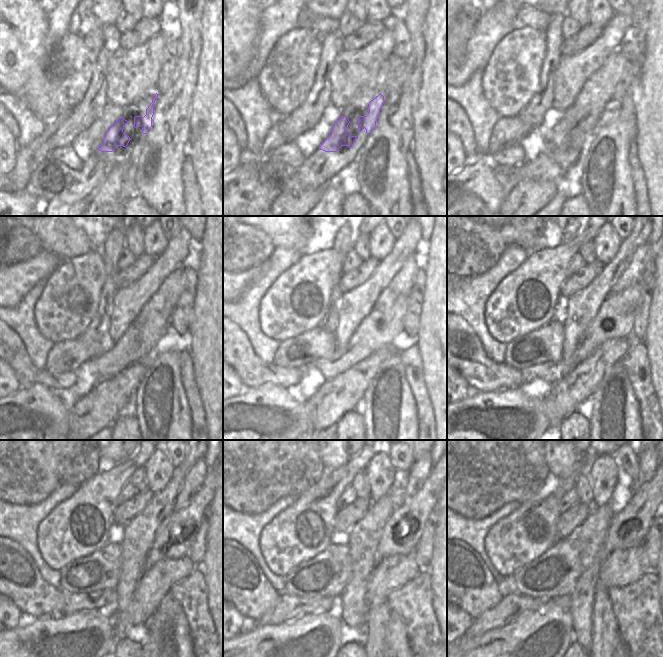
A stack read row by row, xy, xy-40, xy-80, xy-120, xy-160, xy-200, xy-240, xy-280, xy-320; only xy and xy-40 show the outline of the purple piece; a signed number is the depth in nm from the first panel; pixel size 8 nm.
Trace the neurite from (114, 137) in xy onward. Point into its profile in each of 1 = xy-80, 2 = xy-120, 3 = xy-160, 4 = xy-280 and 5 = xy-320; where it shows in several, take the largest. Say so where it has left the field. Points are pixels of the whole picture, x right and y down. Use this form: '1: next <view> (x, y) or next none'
1: next xy-80 (575, 133)
2: next xy-120 (117, 359)
3: next xy-160 (343, 358)
4: next xy-280 (403, 529)
5: next xy-320 (628, 528)

